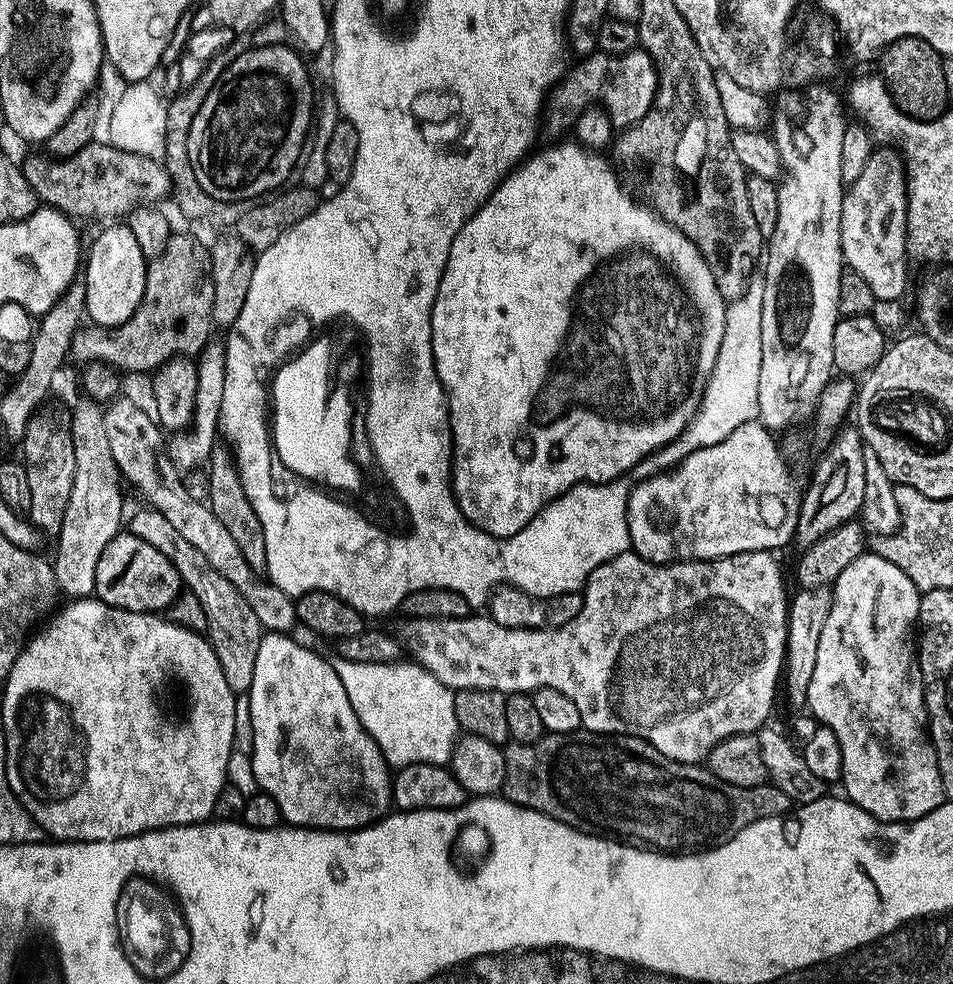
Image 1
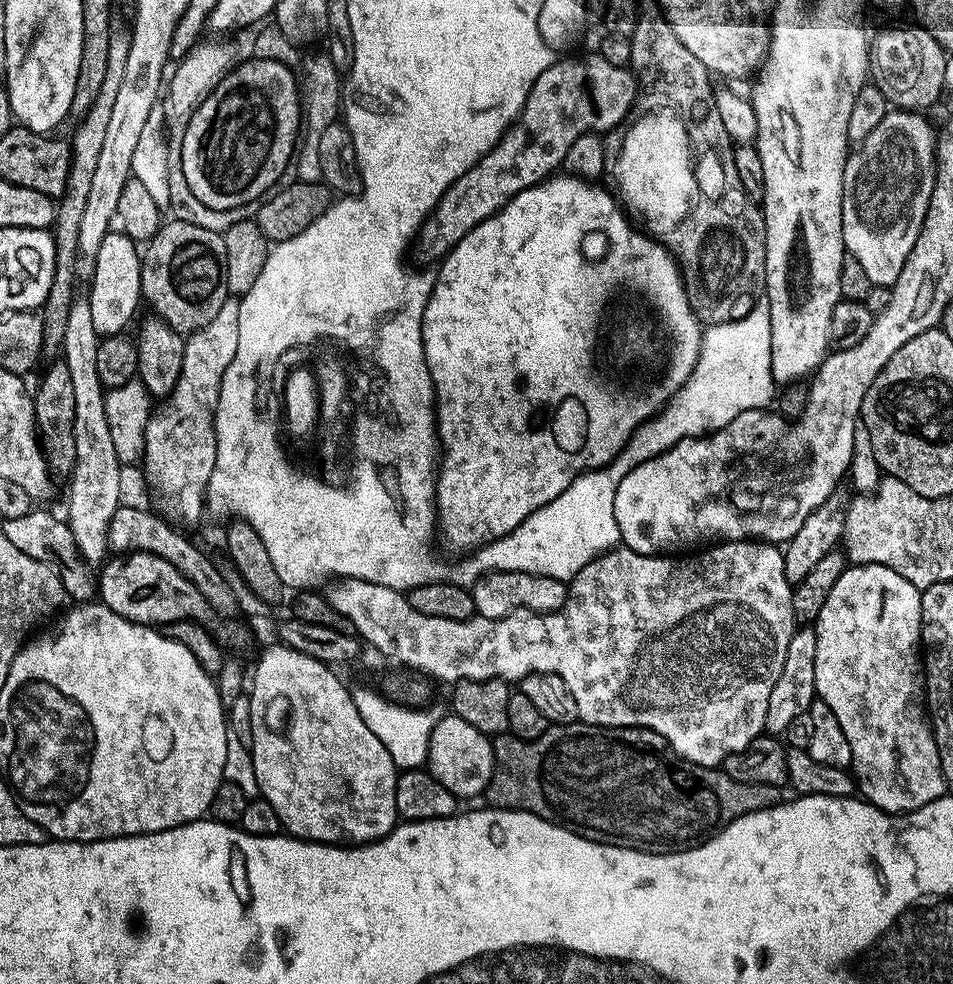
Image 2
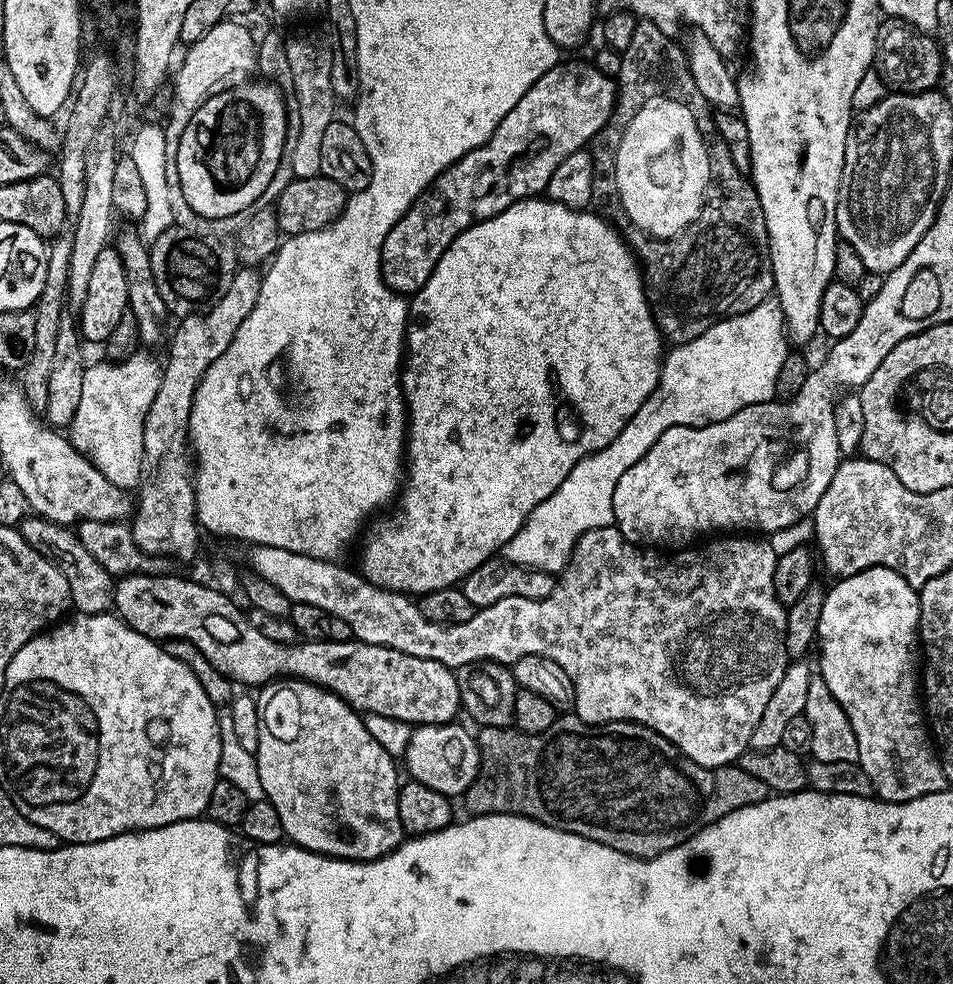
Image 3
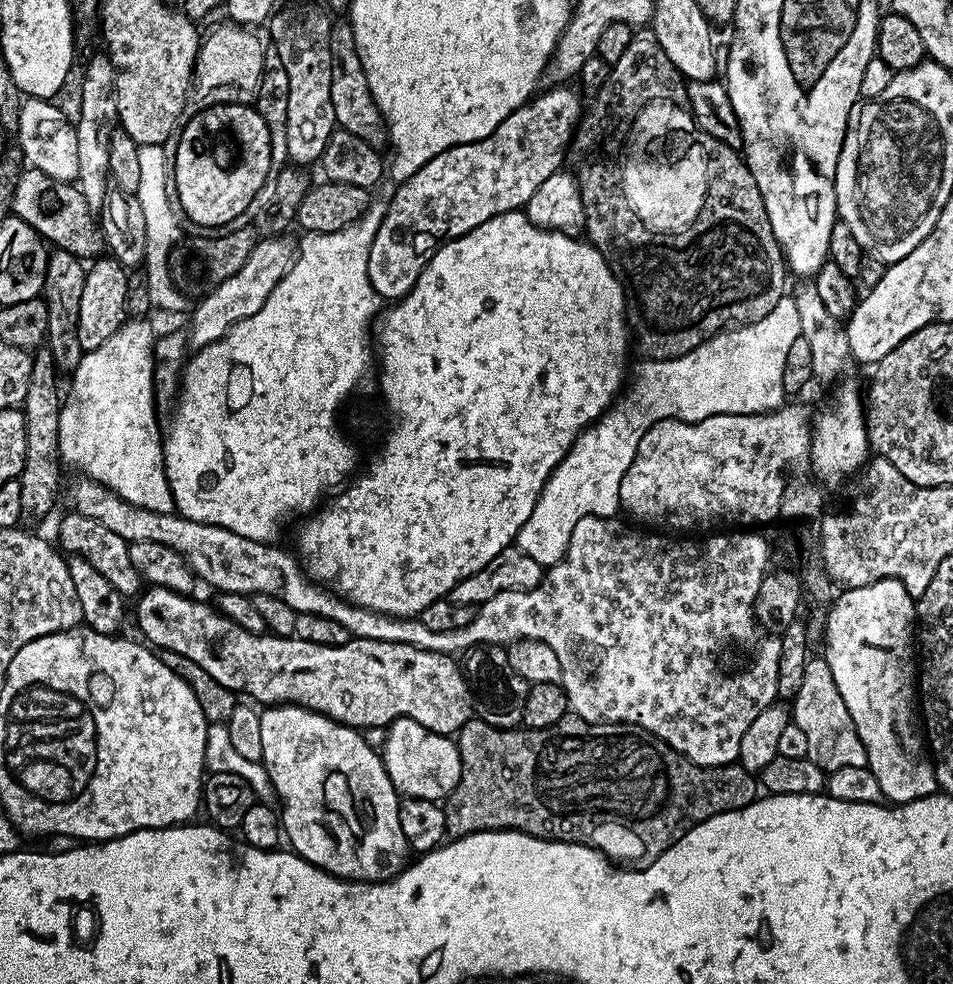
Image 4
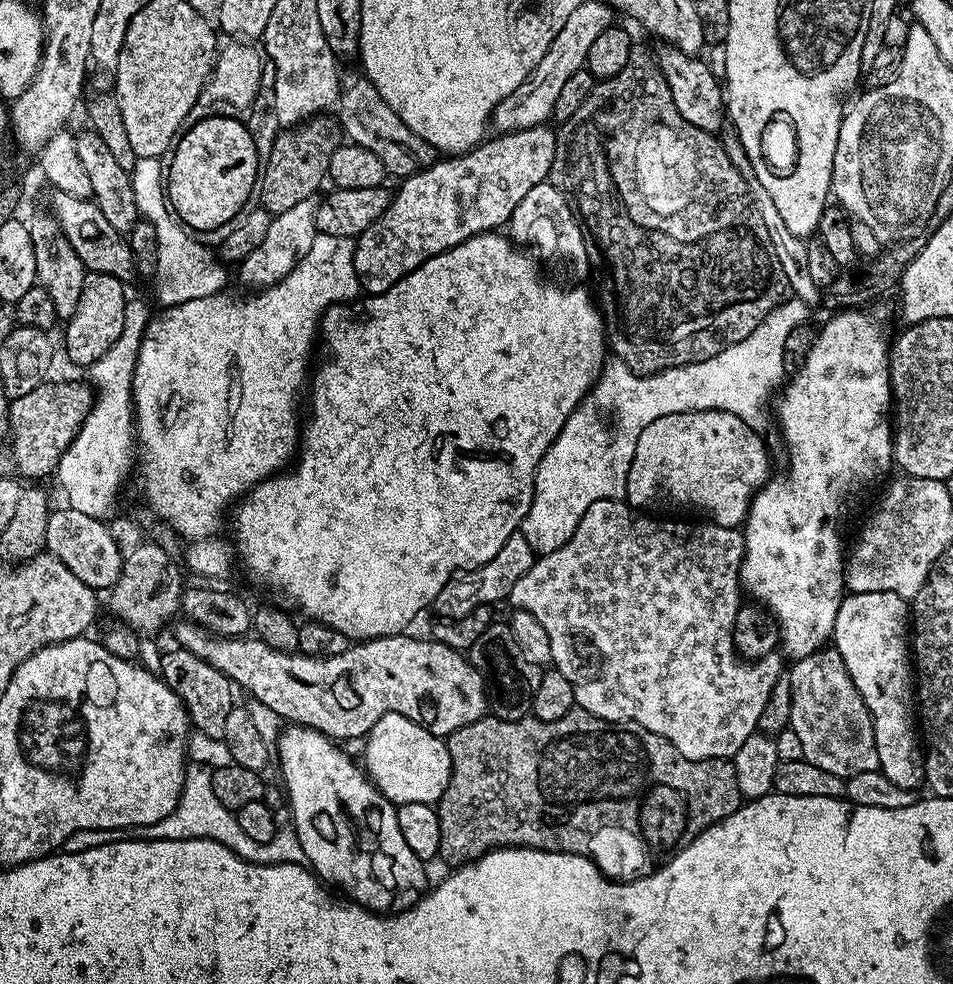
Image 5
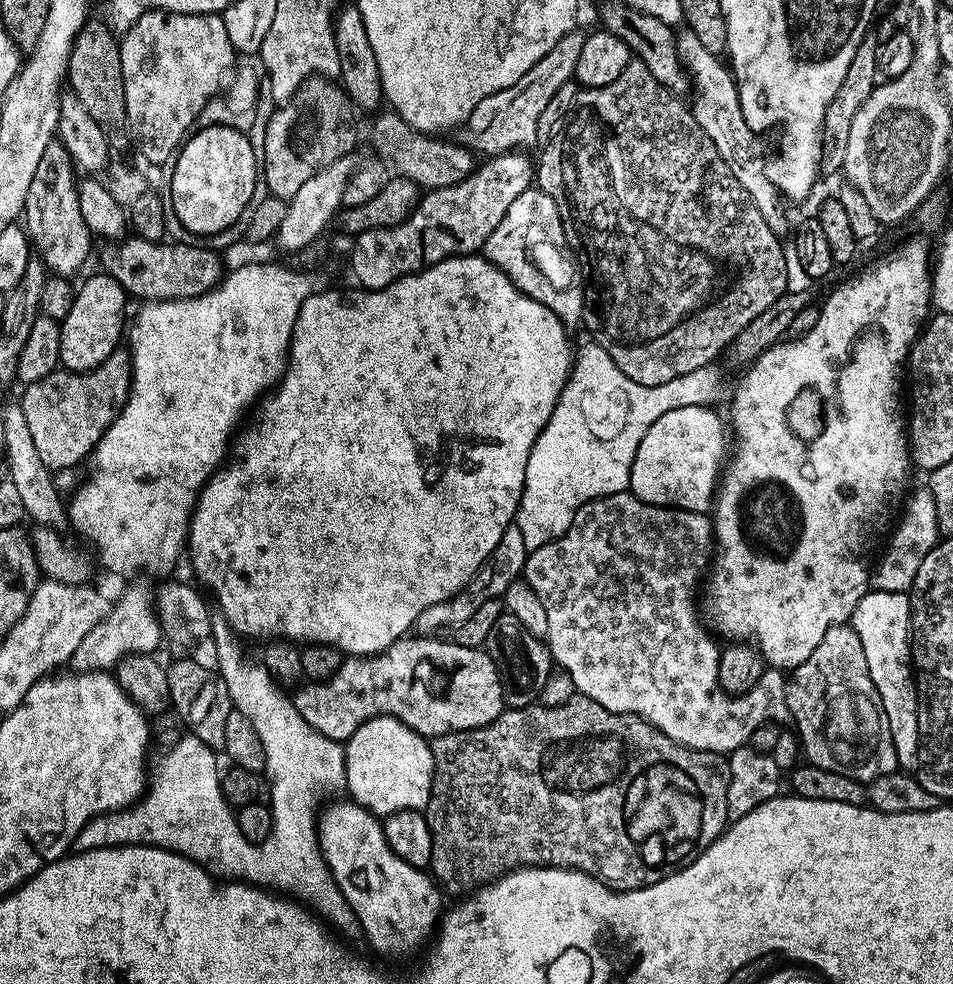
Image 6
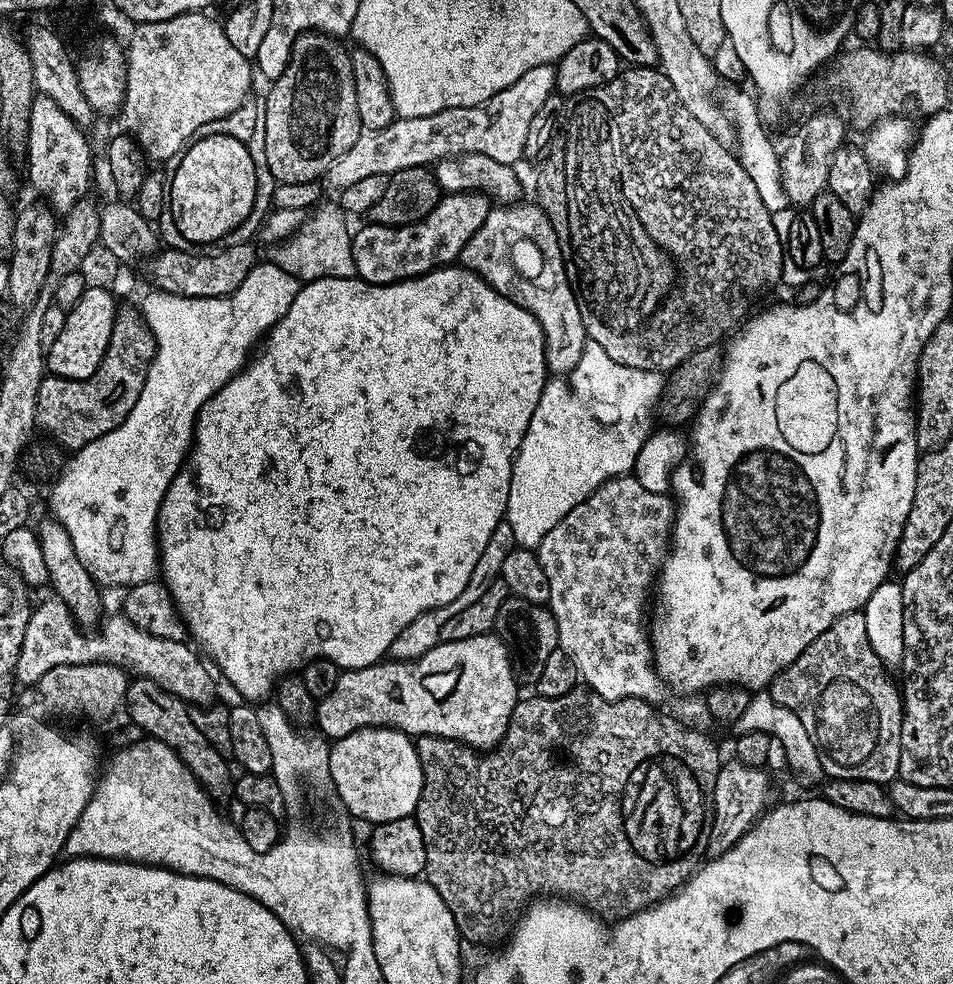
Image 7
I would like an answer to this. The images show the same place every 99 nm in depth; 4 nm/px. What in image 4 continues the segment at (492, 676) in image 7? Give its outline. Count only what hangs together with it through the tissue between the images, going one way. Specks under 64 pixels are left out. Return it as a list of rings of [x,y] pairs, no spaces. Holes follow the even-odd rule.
[[[149,587],[139,593],[136,604],[136,624],[153,649],[177,652],[182,658],[190,658],[222,682],[231,692],[243,694],[260,706],[295,706],[328,716],[349,728],[367,730],[384,728],[405,716],[426,730],[443,736],[459,733],[460,727],[474,716],[474,692],[470,681],[451,655],[431,652],[425,648],[402,642],[382,642],[354,638],[342,646],[318,646],[314,642],[302,642],[295,638],[271,634],[250,634],[245,628],[232,624],[230,618],[221,616],[211,603],[191,600],[191,595],[172,592],[169,588]]]

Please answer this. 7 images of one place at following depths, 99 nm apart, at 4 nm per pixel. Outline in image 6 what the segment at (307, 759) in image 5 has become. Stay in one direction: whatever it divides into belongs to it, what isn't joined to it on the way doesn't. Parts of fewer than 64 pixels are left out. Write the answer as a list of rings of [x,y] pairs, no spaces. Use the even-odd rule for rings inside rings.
[[[347,803],[336,804],[328,809],[325,807],[318,820],[318,831],[324,860],[328,863],[334,882],[338,882],[338,890],[342,890],[346,902],[352,907],[359,931],[364,931],[369,946],[384,956],[404,956],[415,948],[423,949],[424,939],[428,935],[429,939],[437,931],[442,916],[441,889],[425,869],[410,866],[410,862],[406,862],[395,852],[388,841],[388,835],[384,833],[381,817],[360,804]]]

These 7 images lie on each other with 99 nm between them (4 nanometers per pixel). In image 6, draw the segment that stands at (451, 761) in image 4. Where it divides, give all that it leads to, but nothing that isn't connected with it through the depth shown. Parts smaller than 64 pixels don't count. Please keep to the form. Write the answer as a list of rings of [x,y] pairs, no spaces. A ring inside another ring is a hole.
[[[376,716],[368,720],[344,744],[344,782],[346,792],[351,799],[363,808],[381,818],[392,816],[402,810],[427,809],[432,793],[432,783],[436,773],[436,759],[432,753],[431,743],[425,737],[419,736],[413,728],[407,728],[393,716]]]

